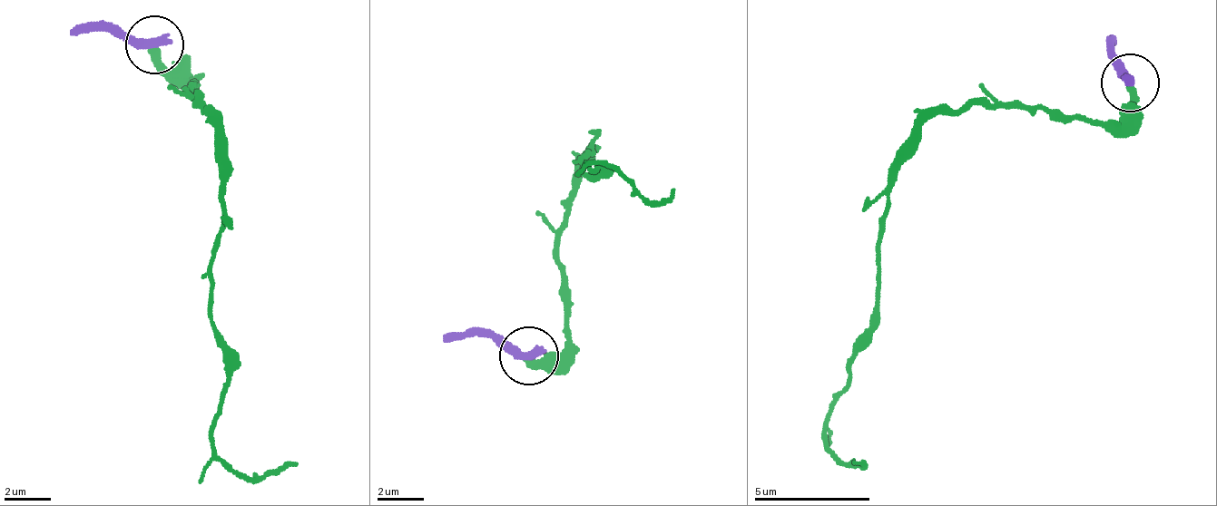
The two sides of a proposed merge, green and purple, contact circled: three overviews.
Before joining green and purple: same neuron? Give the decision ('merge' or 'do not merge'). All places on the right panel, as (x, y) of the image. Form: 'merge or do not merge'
do not merge

